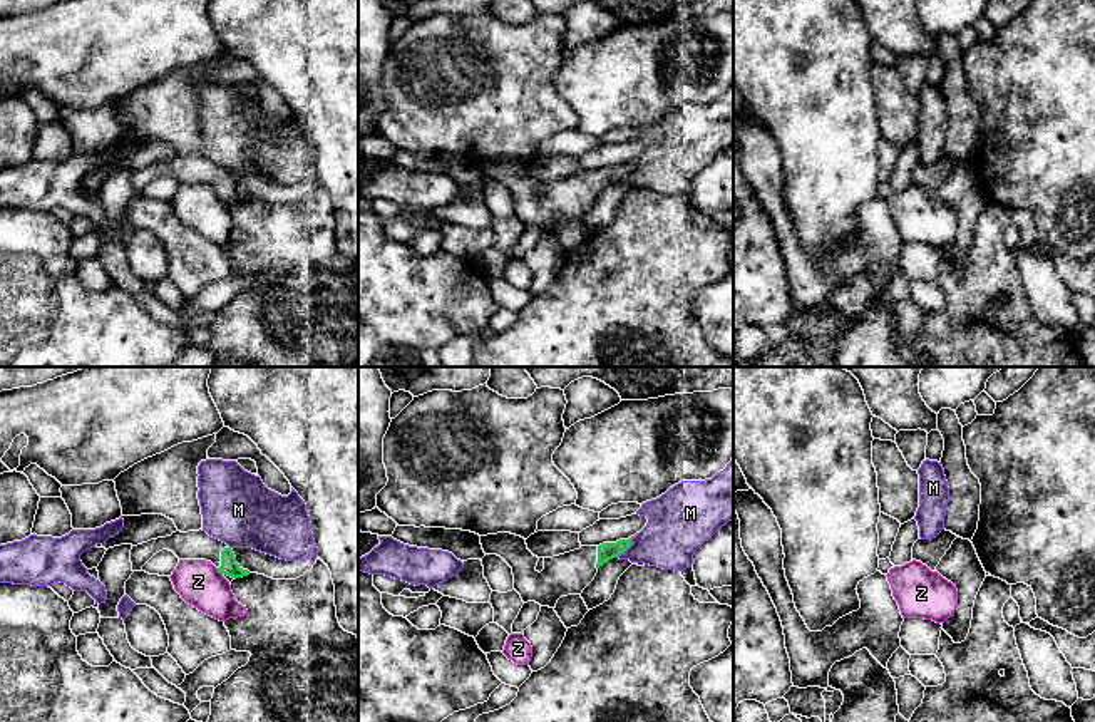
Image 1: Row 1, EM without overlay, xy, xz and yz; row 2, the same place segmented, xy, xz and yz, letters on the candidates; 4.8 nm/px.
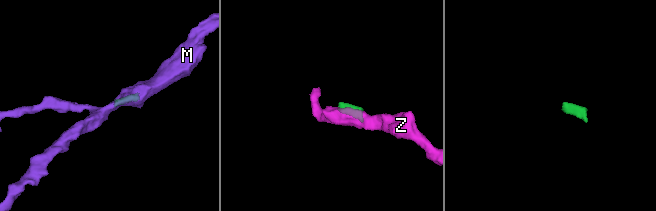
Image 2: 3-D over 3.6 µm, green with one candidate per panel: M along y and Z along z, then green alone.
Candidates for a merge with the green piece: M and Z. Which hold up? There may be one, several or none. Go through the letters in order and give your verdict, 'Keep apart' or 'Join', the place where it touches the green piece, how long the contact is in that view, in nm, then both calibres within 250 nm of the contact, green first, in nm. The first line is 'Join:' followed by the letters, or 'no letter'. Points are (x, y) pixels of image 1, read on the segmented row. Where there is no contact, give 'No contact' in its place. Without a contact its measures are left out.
Join: no letter
M: Keep apart. Touches green at xz (627, 548). Shared border 120 nm. Thickness 90 nm (green) against 280 nm
Z: Keep apart. Touches green at xy (218, 570). Shared border 50 nm. Thickness 80 nm (green) against 220 nm

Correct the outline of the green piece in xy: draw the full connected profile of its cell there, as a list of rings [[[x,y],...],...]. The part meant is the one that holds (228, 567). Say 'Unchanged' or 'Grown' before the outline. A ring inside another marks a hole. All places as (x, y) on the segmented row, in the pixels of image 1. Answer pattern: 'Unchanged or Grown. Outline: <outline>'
Grown. Outline: [[[203,529],[188,533],[176,531],[171,536],[132,546],[132,571],[141,571],[142,566],[162,549],[172,551],[179,560],[211,561],[229,583],[249,575],[248,570],[243,570],[236,563],[233,549],[226,543],[209,536]]]

